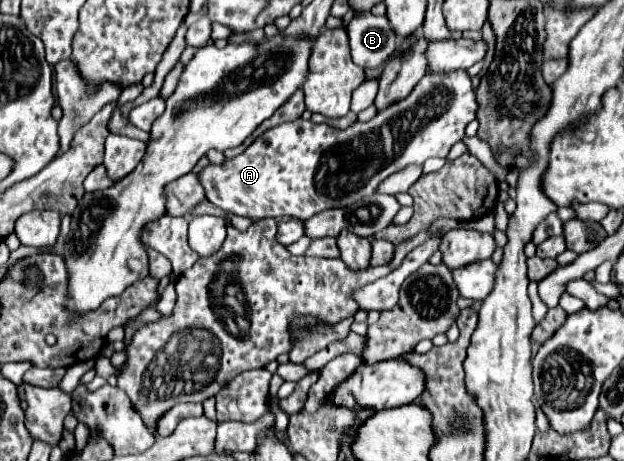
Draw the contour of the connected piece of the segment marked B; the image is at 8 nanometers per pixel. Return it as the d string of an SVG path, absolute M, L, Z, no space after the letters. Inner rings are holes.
M355 16L347 26L353 62L361 68L381 68L397 48L397 36L387 16Z

